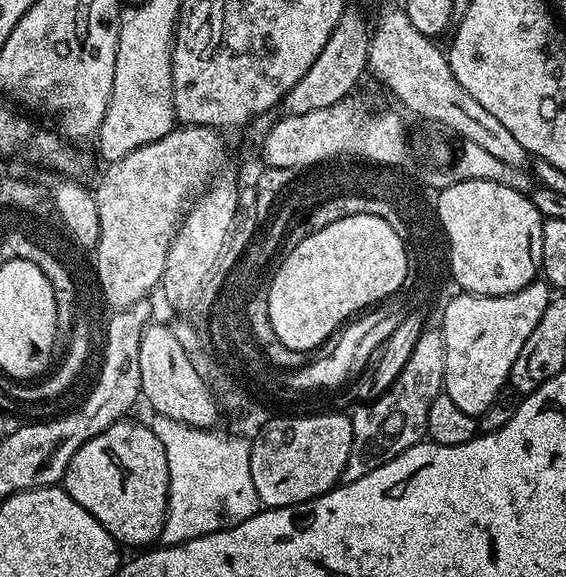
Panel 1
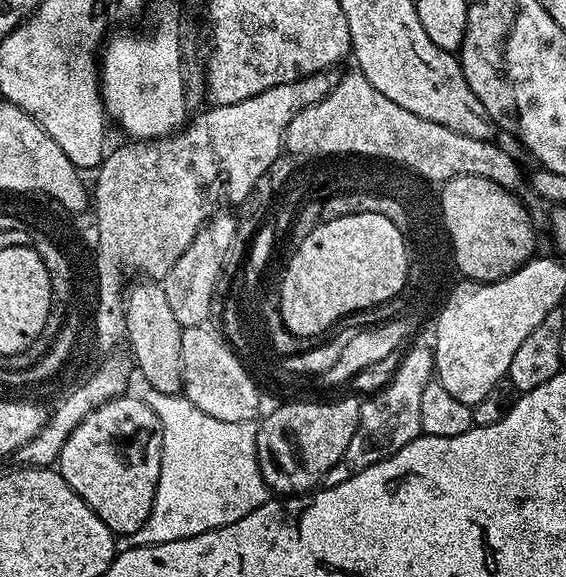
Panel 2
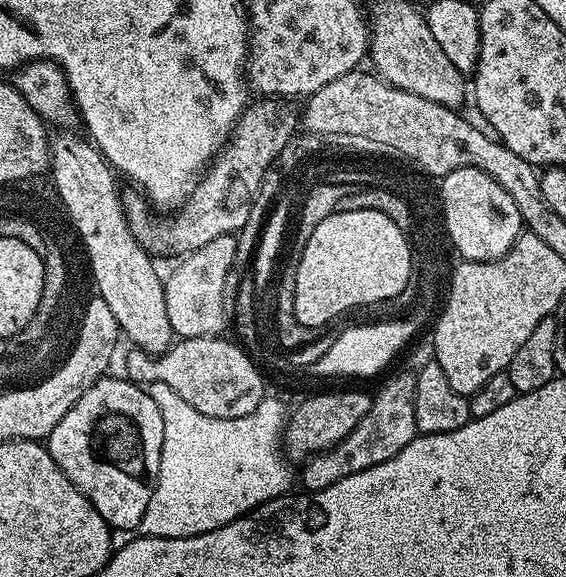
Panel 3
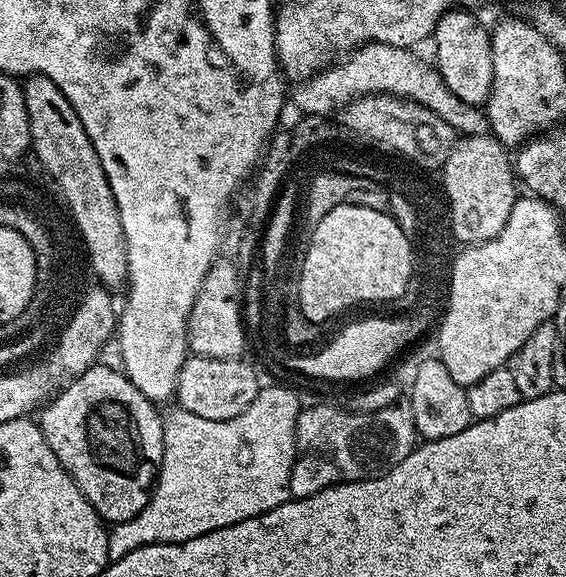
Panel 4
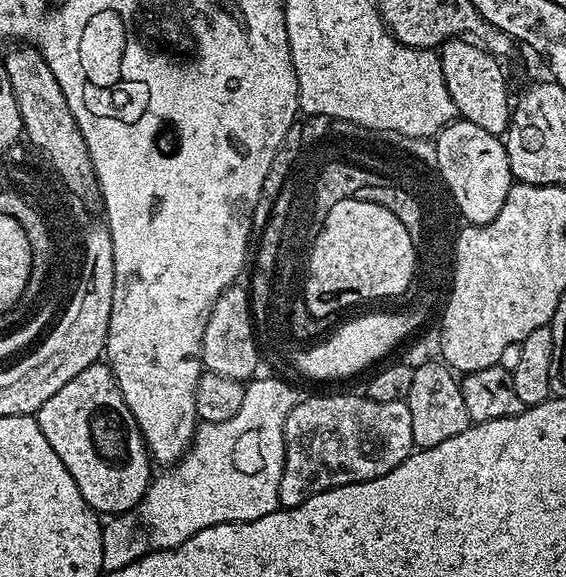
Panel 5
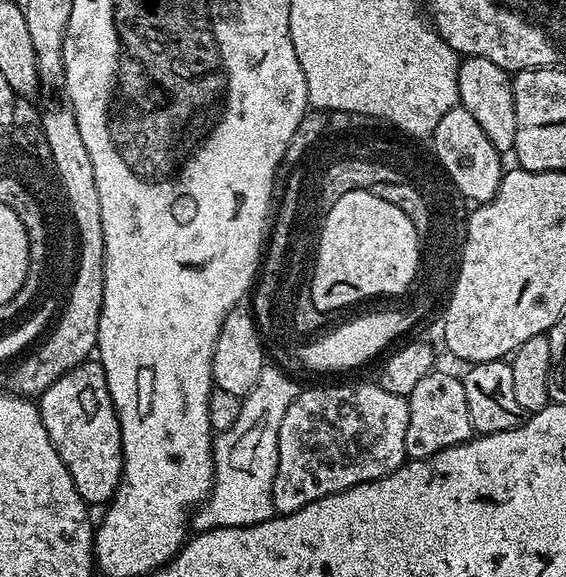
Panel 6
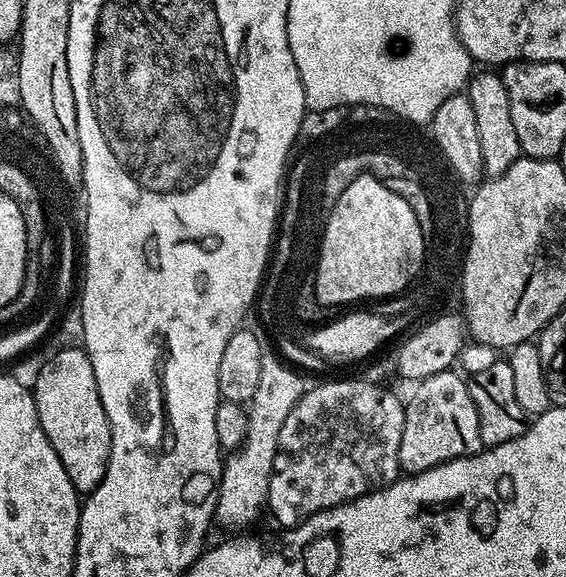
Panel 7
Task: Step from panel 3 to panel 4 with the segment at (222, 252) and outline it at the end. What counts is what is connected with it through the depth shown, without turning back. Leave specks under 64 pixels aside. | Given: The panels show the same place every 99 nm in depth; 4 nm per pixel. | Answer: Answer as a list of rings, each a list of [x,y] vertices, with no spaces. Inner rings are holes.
[[[217,259],[210,266],[206,278],[202,278],[202,286],[194,298],[194,306],[188,315],[188,347],[195,355],[209,356],[214,359],[234,359],[245,355],[246,331],[244,313],[242,311],[242,284],[238,280],[238,270],[231,259]]]

